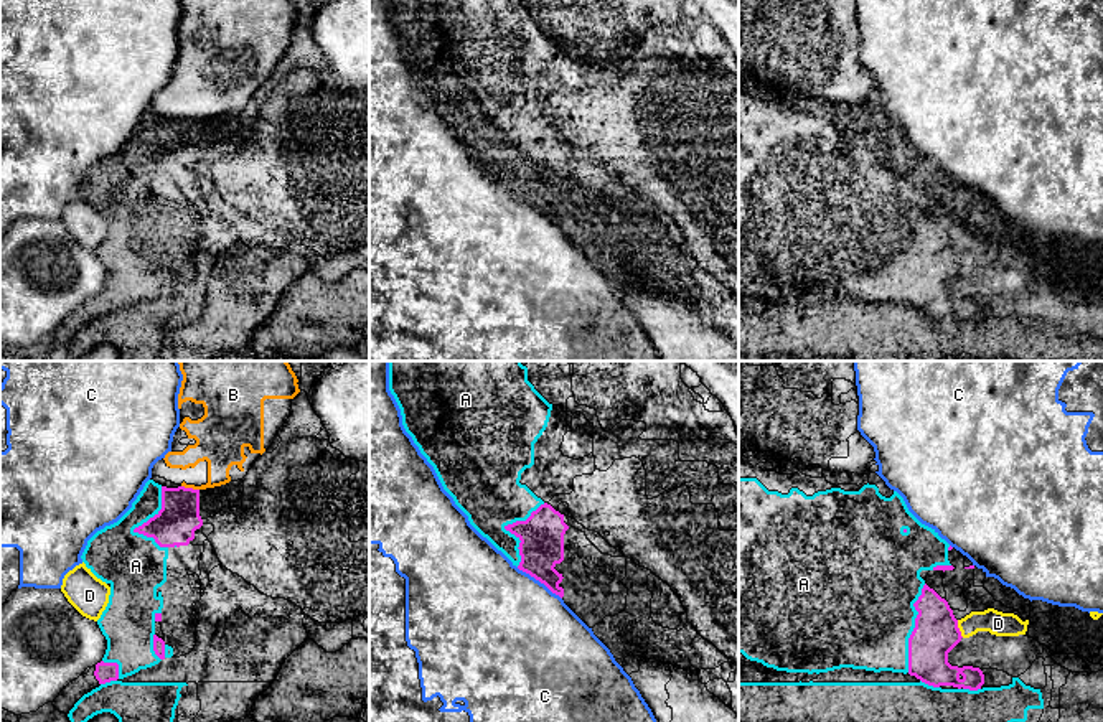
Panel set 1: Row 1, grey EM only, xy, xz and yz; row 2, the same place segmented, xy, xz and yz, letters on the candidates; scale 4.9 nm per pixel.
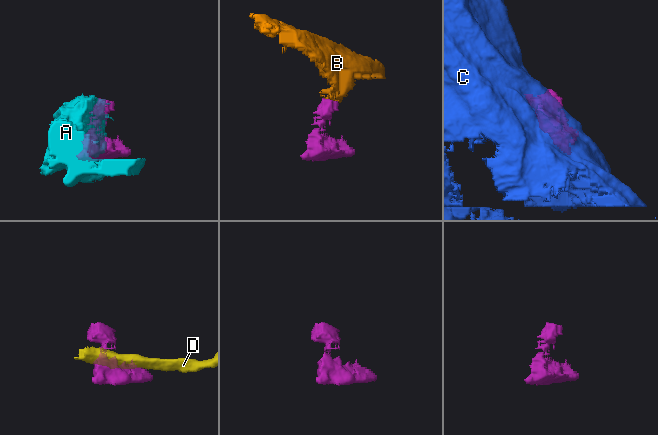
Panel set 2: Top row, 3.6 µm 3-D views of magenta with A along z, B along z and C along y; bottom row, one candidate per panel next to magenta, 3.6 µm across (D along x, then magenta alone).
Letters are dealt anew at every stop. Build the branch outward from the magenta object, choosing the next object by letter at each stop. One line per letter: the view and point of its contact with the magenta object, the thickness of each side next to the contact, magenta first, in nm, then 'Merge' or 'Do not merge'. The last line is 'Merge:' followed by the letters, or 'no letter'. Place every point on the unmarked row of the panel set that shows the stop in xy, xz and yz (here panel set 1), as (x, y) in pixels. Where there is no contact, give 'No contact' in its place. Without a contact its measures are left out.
A: Touches magenta at xy (142, 155). Thickness 200 nm (magenta) against 300 nm. Do not merge
B: Touches magenta at xy (190, 119). Thickness 200 nm (magenta) against 190 nm. Do not merge
C: Touches magenta at xz (539, 211). Thickness 220 nm (magenta) against 500 nm. Do not merge
D: Touches magenta at yz (958, 259). Thickness 220 nm (magenta) against 120 nm. Do not merge
Merge: no letter

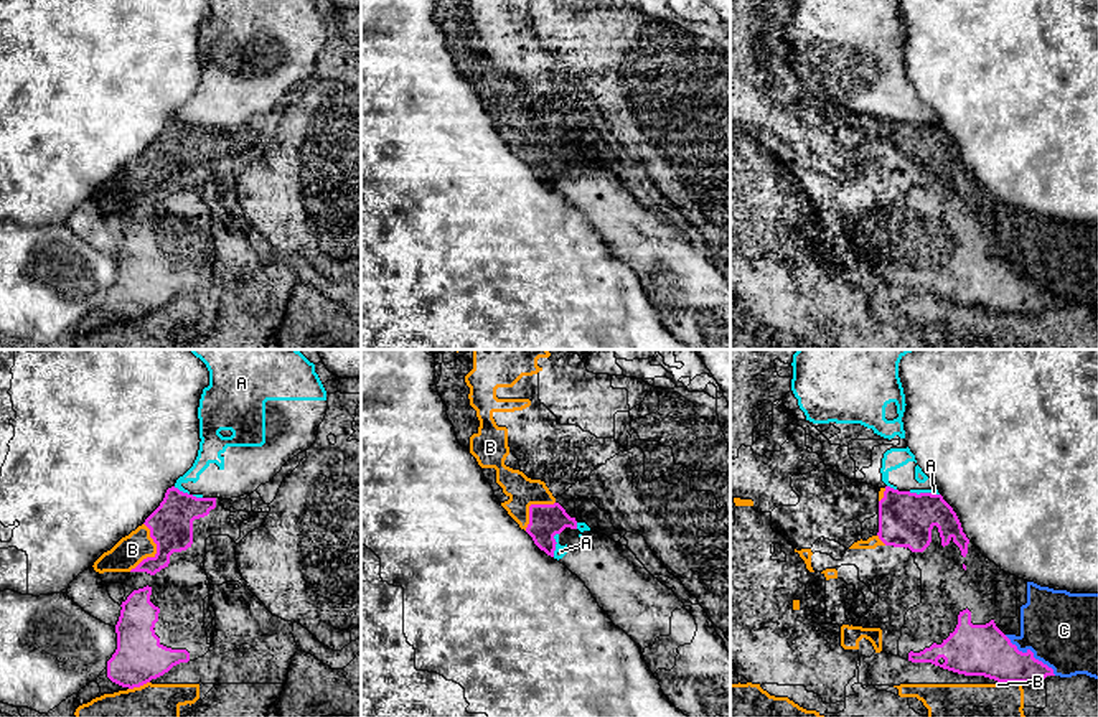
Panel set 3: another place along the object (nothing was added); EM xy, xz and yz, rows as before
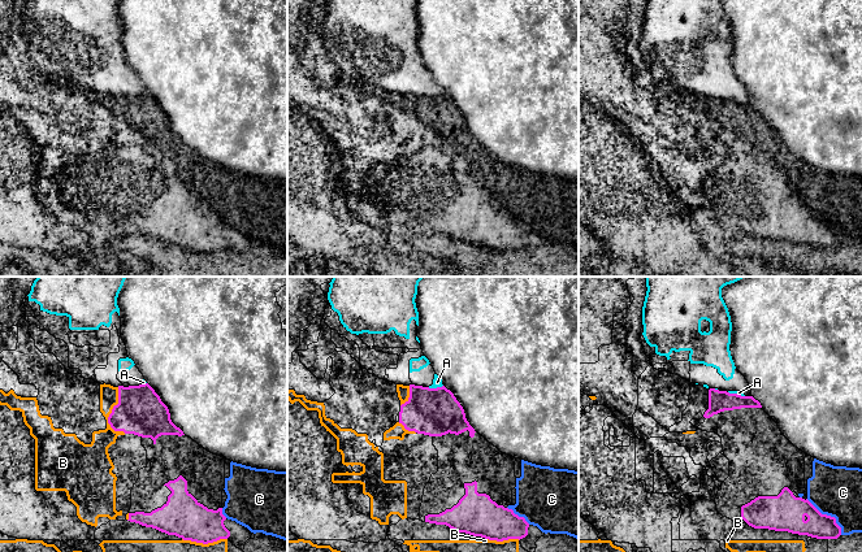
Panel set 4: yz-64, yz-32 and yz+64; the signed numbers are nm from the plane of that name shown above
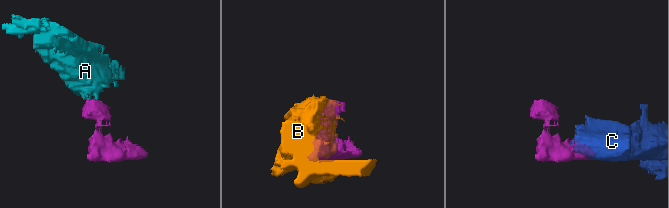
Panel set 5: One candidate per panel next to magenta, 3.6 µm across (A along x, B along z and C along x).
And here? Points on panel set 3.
A: Touches magenta at xz (556, 173). Thickness 160 nm (magenta) against 60 nm. Do not merge
B: Touches magenta at xy (157, 182). Thickness 220 nm (magenta) against 150 nm. Do not merge
C: Touches magenta at yz (1032, 284). Thickness 260 nm (magenta) against 360 nm. Merge
Merge: C

